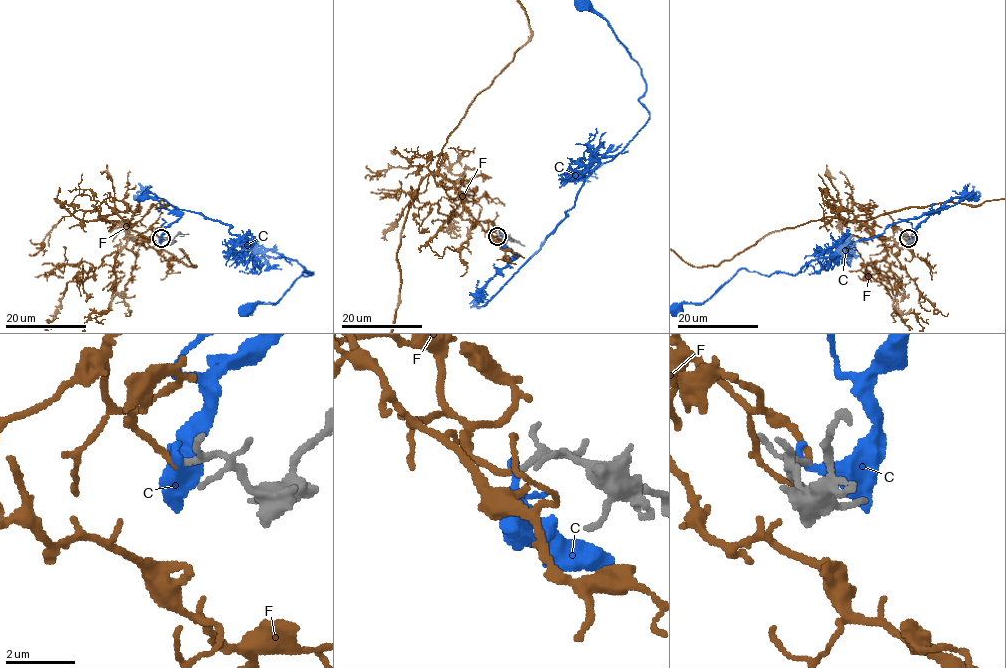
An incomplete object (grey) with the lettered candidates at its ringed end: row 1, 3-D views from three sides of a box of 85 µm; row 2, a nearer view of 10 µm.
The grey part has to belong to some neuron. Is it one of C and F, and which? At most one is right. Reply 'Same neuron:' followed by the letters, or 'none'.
Same neuron: F

